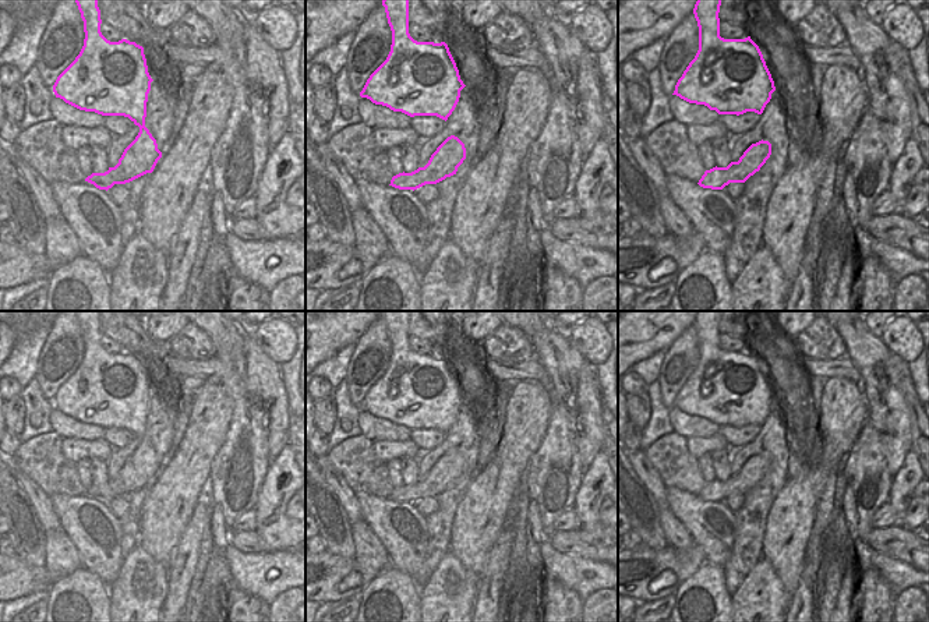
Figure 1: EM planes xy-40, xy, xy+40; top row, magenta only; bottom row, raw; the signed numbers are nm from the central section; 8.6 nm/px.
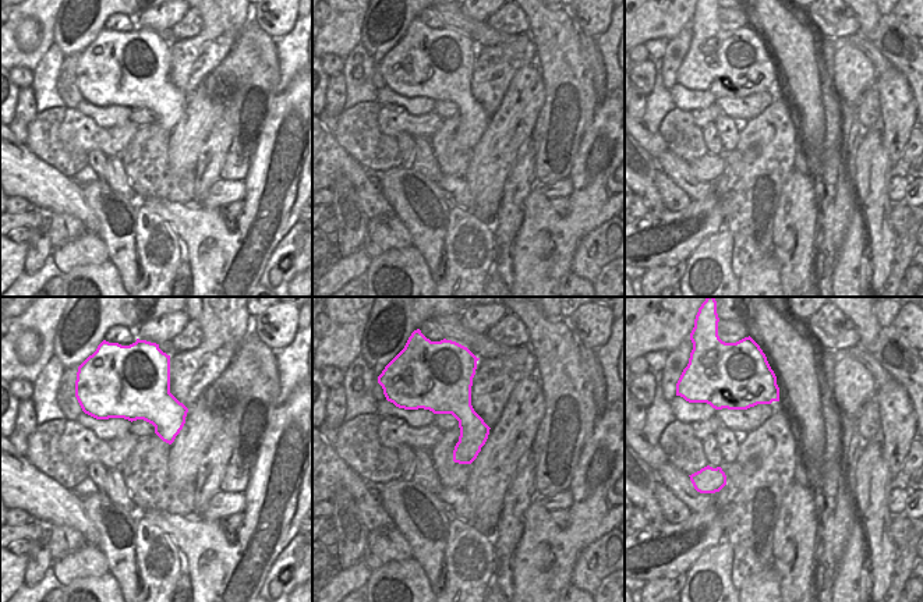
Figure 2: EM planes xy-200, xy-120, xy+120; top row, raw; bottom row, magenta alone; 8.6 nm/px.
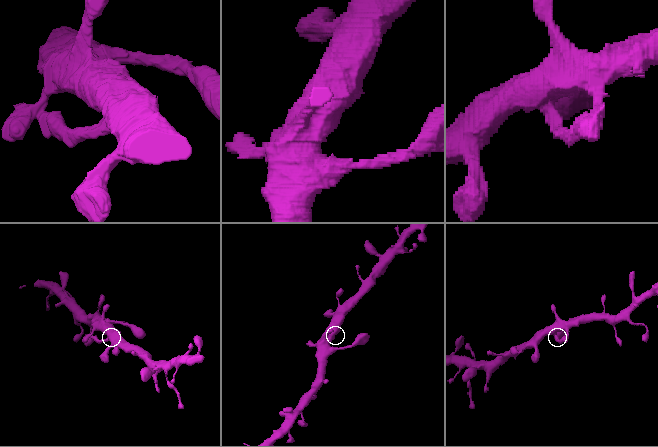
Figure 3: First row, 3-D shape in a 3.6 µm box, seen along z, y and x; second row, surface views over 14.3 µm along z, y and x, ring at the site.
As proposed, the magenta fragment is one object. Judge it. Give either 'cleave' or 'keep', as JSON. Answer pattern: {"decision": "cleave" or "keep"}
{"decision": "cleave"}

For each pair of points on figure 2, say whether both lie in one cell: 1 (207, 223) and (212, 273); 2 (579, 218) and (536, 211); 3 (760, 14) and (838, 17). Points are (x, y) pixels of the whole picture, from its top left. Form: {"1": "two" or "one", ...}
{"1": "one", "2": "one", "3": "two"}

